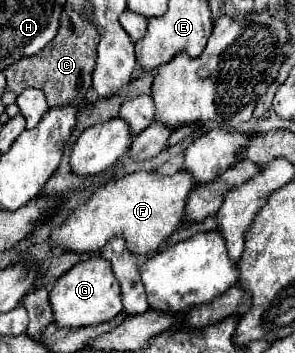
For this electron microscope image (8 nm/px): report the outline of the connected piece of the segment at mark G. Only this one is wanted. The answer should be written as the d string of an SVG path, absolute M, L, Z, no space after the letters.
M89 257L83 263L71 267L63 277L59 277L49 293L49 303L53 309L53 325L59 329L79 329L101 325L115 319L121 313L119 283L111 273L105 257Z

